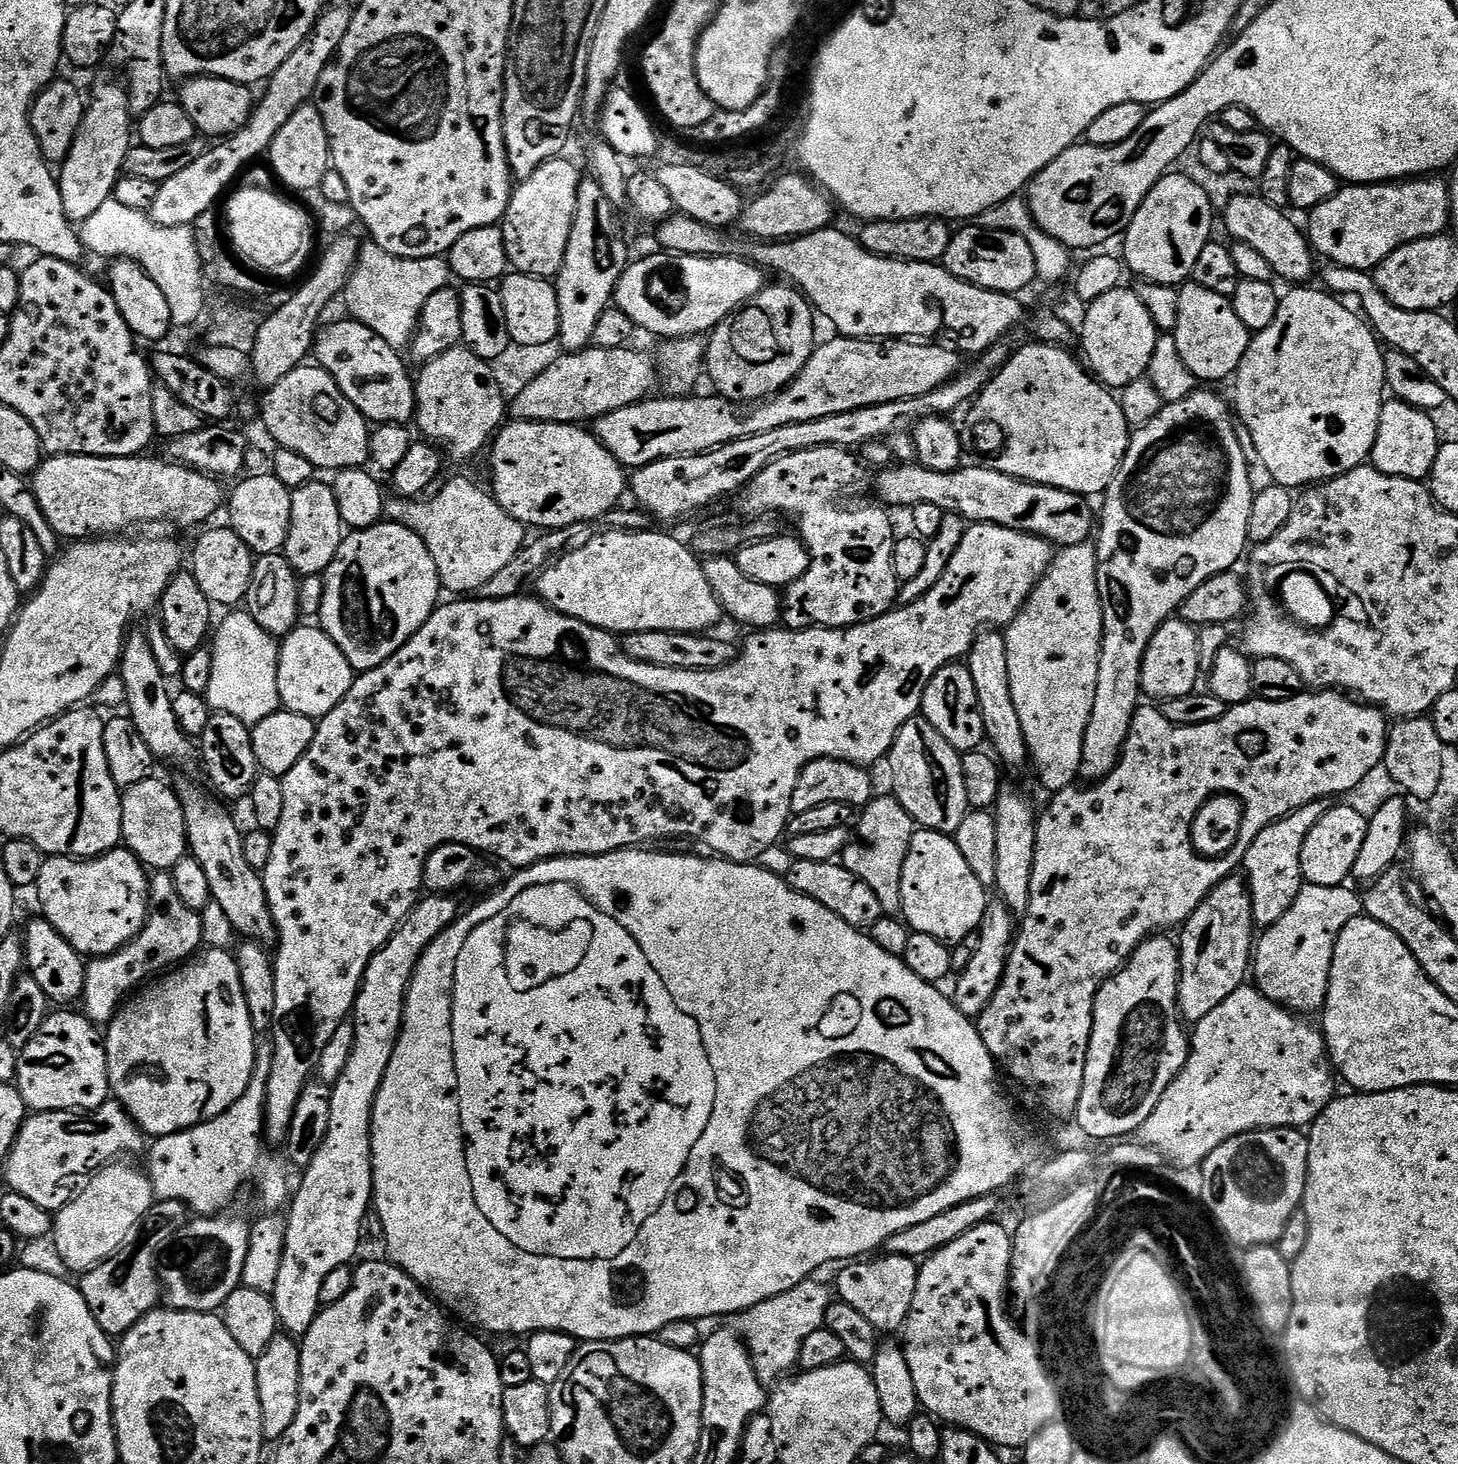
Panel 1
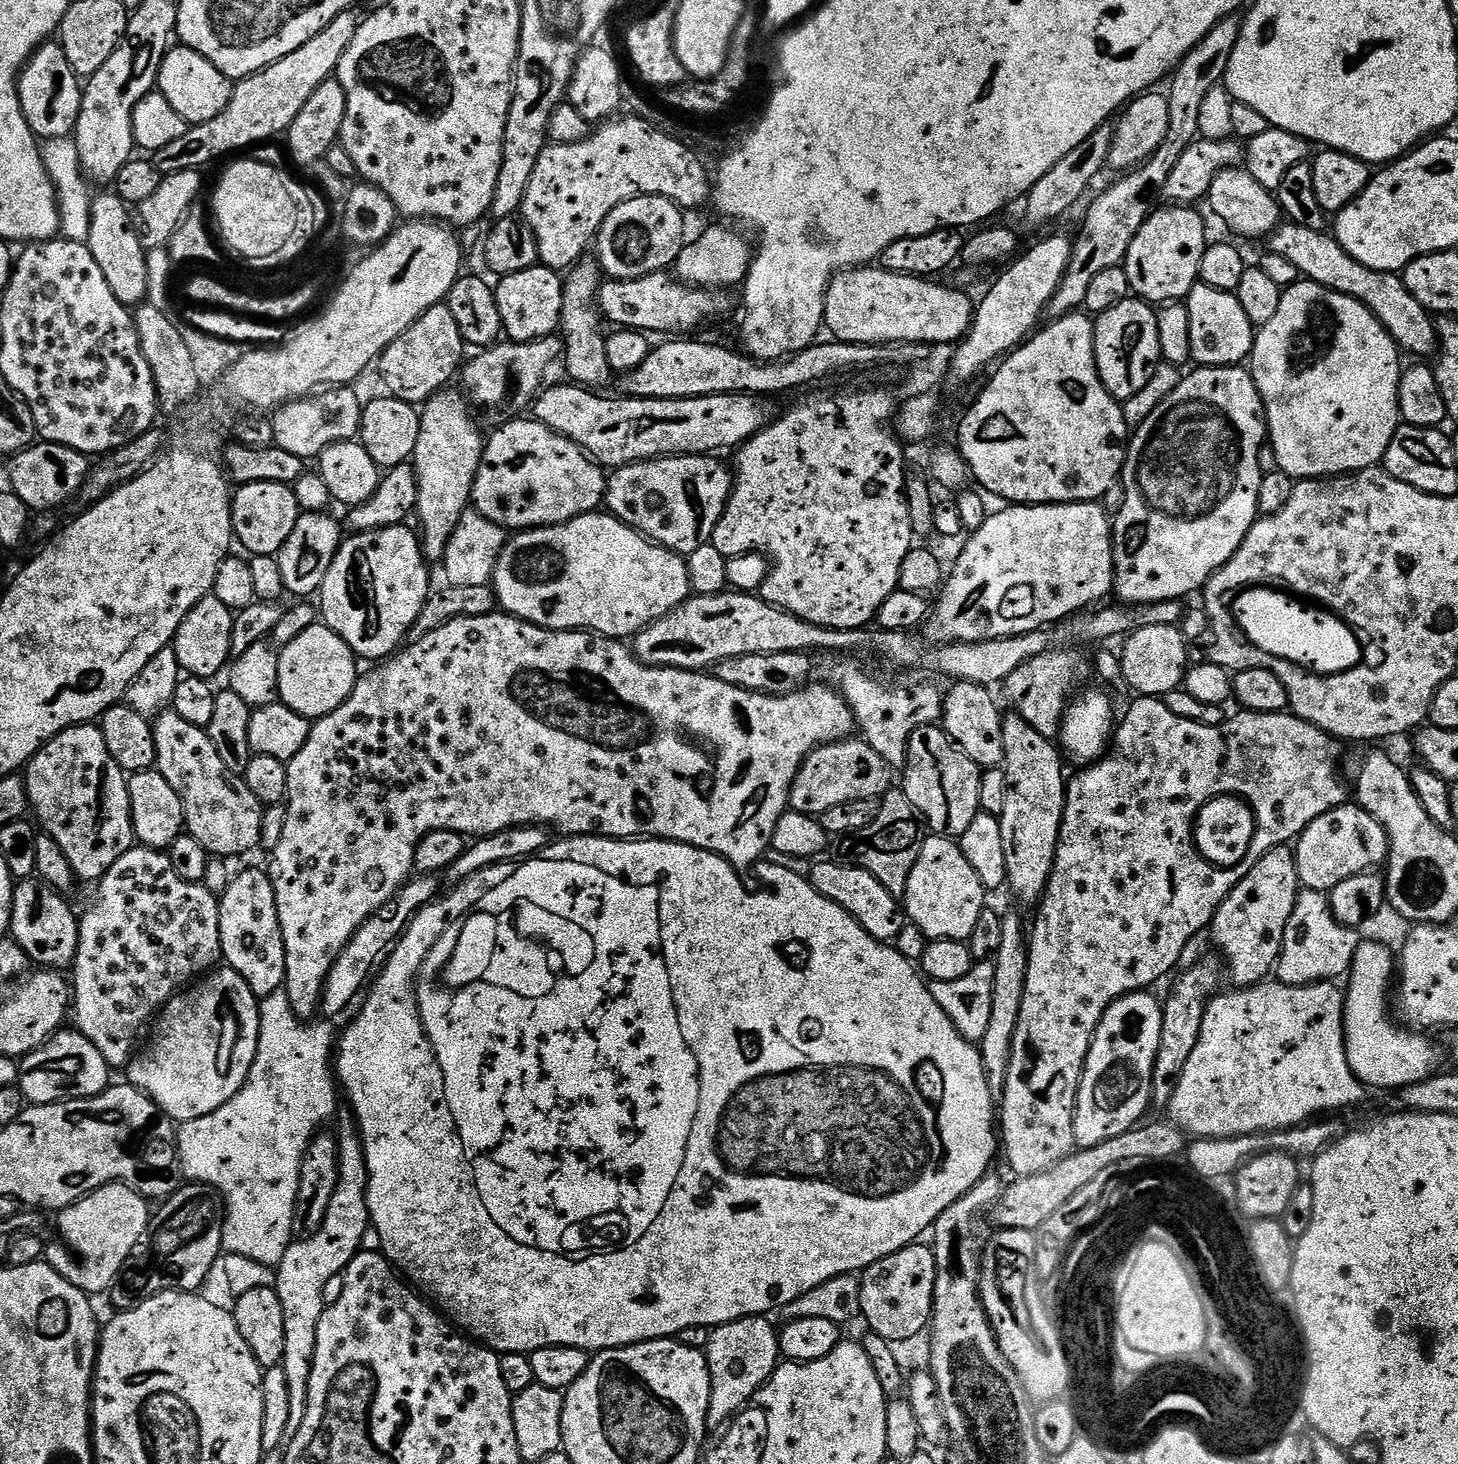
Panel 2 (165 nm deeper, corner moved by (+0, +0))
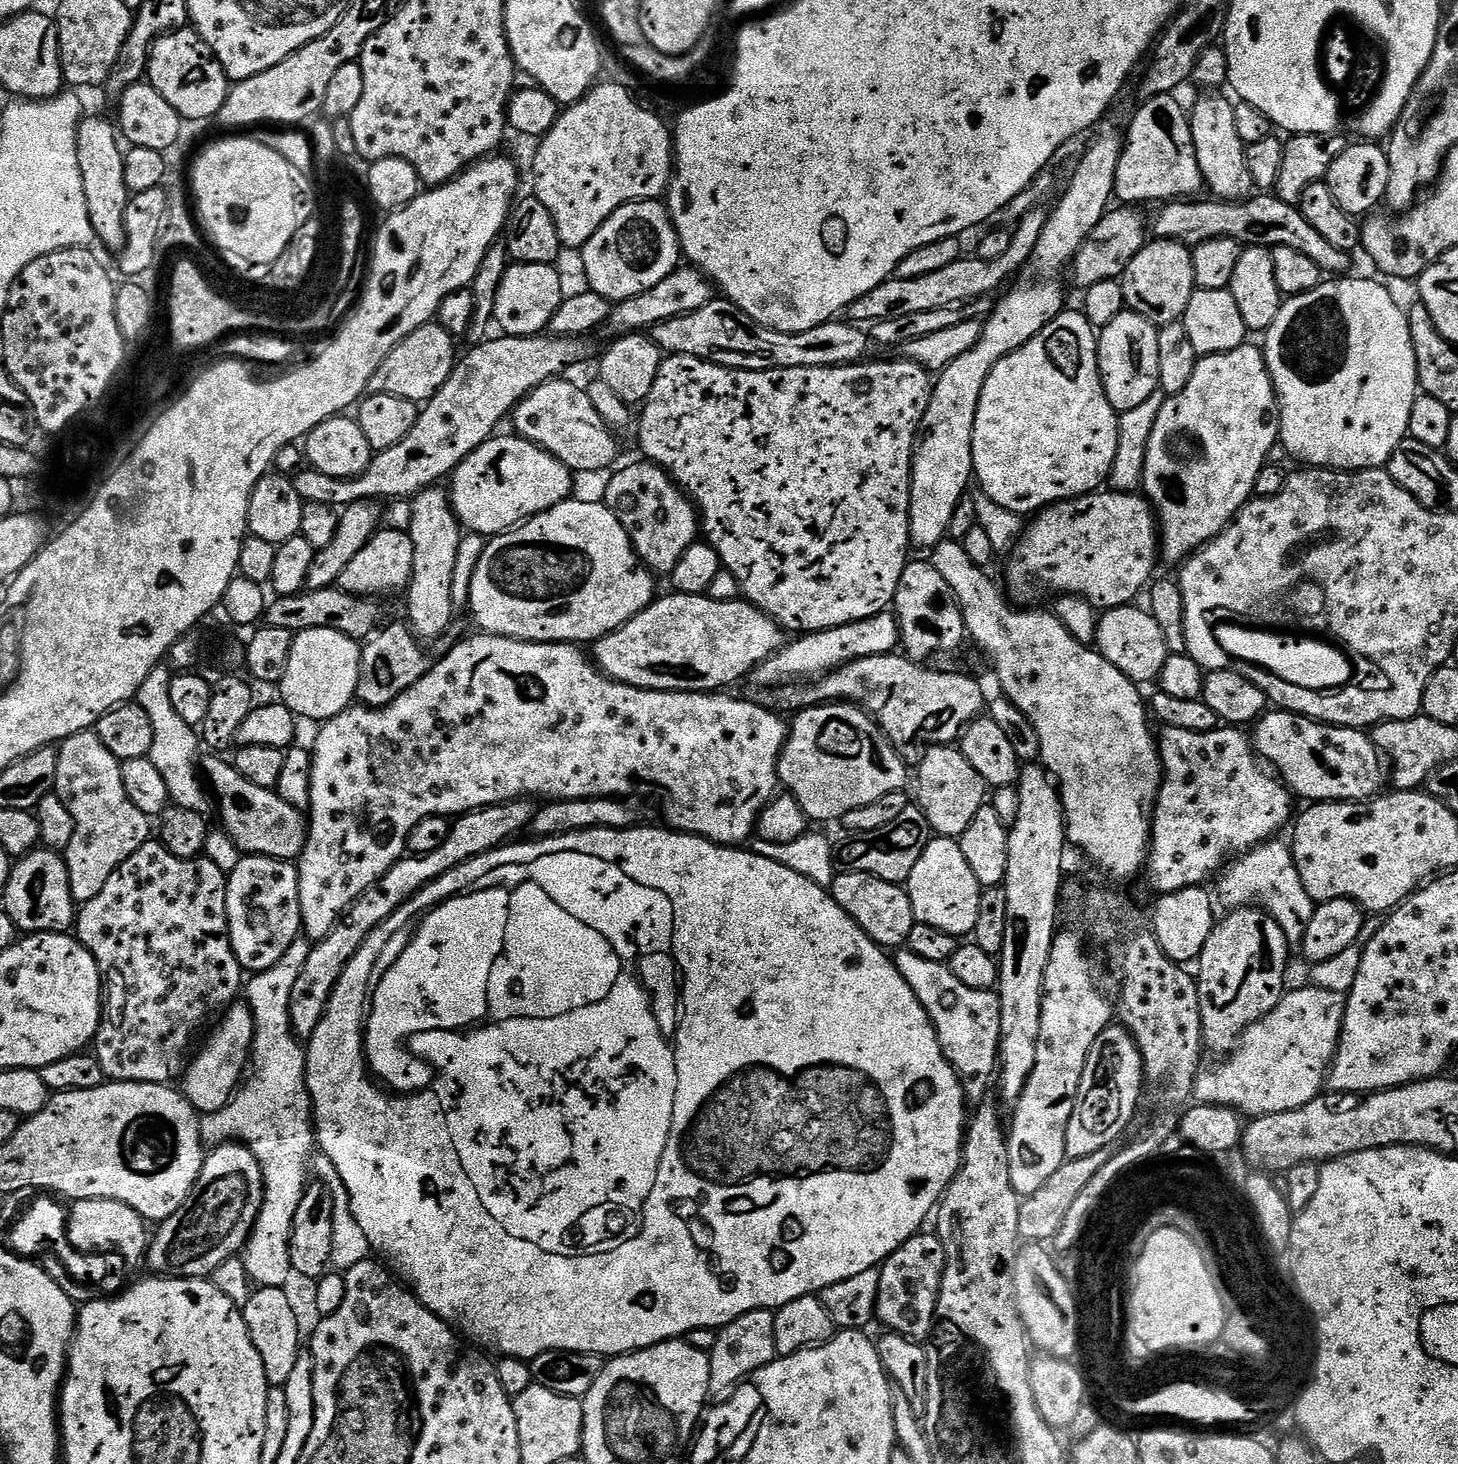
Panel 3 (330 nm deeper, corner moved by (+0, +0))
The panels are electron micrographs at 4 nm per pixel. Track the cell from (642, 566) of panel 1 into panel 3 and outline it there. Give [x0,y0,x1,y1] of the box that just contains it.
[468,498,657,644]

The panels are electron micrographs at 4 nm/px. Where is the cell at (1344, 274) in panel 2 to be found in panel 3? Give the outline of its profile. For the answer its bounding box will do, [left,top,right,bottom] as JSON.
[1151,194,1349,273]

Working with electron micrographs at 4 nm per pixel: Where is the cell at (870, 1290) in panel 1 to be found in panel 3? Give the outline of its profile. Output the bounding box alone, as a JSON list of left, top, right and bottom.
[875,1234,946,1342]

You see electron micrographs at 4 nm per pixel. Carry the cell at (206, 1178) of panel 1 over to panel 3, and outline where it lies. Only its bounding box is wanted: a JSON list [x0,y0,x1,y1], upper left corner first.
[200,938,316,1288]

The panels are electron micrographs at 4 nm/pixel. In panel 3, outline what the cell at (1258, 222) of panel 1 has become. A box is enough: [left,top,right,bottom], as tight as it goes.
[1190,94,1254,202]

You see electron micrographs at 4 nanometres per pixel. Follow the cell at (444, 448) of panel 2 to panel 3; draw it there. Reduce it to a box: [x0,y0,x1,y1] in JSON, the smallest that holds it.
[407,486,462,641]

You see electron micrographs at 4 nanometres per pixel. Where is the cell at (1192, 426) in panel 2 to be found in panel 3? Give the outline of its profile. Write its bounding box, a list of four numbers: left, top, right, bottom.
[1142,342,1280,562]

